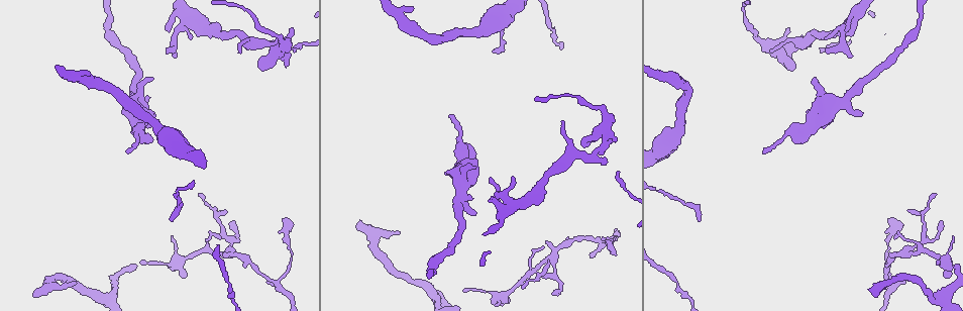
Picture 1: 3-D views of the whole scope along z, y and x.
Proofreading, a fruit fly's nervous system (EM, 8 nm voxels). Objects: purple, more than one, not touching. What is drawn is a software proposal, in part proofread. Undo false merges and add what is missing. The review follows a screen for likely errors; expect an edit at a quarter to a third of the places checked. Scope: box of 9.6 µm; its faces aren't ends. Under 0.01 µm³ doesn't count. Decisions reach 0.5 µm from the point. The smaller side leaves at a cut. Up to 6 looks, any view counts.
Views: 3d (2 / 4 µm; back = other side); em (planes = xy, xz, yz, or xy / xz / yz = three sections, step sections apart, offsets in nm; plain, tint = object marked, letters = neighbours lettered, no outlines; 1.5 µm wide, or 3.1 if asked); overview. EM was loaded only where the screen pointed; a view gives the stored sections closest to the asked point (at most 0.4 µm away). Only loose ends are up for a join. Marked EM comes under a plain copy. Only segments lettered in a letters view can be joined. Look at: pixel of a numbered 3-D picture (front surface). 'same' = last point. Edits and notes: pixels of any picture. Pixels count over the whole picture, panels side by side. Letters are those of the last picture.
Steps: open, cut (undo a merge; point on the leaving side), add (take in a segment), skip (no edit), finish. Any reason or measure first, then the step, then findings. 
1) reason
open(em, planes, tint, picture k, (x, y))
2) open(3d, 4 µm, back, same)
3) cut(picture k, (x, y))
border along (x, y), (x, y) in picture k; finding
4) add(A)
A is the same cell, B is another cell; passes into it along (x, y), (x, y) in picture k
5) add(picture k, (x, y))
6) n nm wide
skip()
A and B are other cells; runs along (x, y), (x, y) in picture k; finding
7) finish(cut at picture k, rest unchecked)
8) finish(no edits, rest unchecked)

open(3d, 2 µm, picture 1, (32, 294))

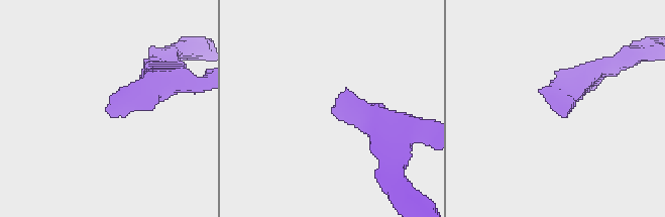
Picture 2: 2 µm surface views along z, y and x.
shape alone is not enough
open(em, planes, letters, picture 2, (335, 108))

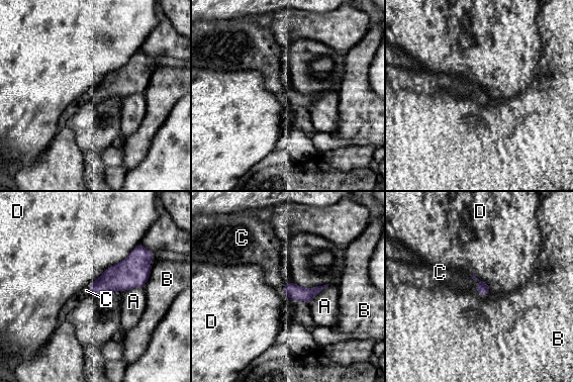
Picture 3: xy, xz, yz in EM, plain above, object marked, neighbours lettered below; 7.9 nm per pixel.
100 nm wide
add(C)
C is the same cell, A, B and D are other cells; the cell continues

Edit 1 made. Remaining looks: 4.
redraw
open(overview)

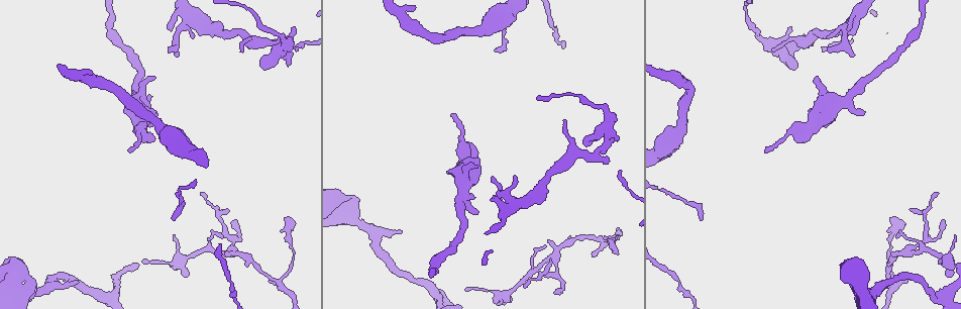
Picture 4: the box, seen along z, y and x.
free end
open(em, yz, step 8, letters, picture 4, (544, 245))

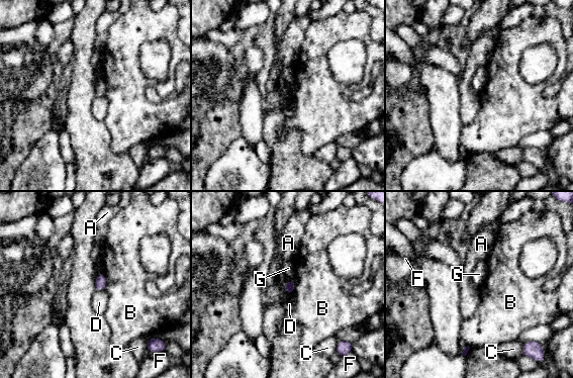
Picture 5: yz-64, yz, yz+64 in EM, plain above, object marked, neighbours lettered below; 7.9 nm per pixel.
80 nm wide
skip()
A, B, C, D, F and G are other cells; border along (104, 289), (95, 291) in picture 5; none of them fits

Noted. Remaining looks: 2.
tapers out
open(em, xz, step 8, letters, picture 4, (269, 280))

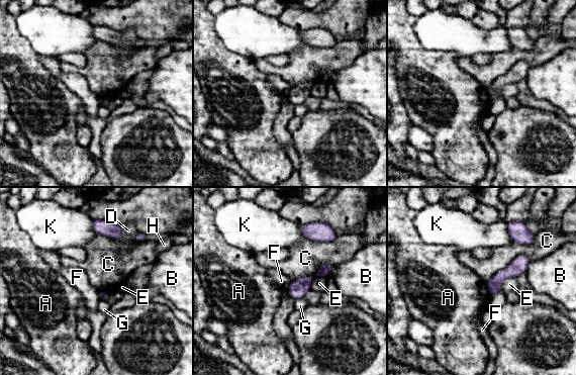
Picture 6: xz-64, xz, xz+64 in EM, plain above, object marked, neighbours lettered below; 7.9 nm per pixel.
skip()
A, B, C, D, E, F, G, H and K are other cells; runs along (526, 261), (504, 273), (491, 290) in picture 6; none of them fits

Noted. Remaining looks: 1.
finish(add at picture 3, rest unchecked)

